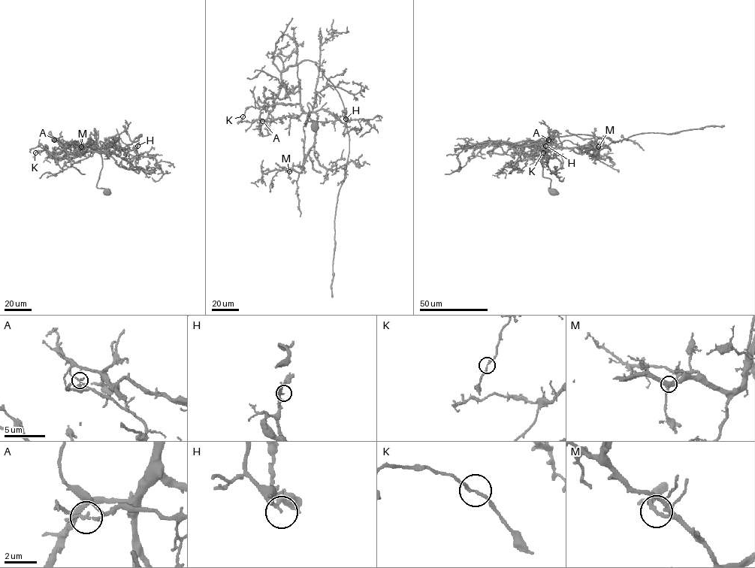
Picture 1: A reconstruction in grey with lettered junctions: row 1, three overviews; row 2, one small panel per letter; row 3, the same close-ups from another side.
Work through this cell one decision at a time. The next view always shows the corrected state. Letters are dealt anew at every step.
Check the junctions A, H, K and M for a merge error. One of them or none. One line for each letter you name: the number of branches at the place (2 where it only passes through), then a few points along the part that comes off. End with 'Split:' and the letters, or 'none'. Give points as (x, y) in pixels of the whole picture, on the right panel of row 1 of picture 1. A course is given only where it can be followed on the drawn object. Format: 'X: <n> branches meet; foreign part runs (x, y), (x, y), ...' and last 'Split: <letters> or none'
A: 2 branches meet; foreign part runs (548, 140), (499, 143), (487, 152), (505, 154), (513, 145), (543, 137), (580, 134), (617, 141), (724, 125)
Split: A

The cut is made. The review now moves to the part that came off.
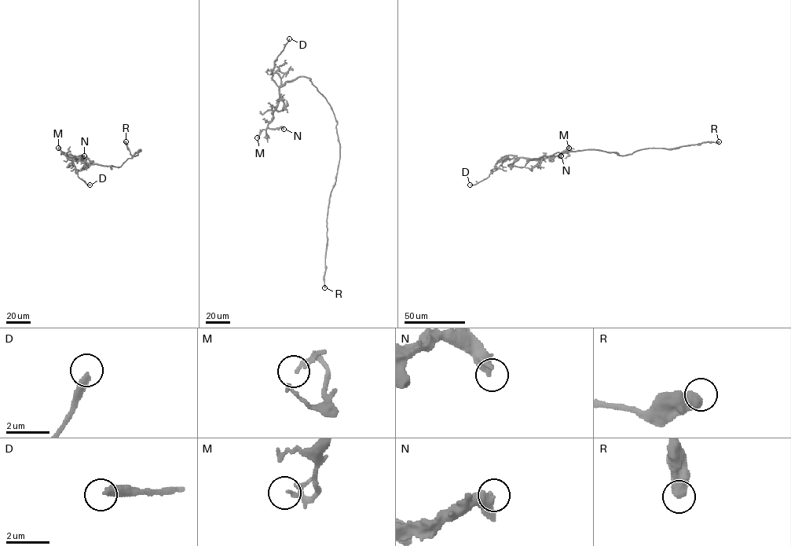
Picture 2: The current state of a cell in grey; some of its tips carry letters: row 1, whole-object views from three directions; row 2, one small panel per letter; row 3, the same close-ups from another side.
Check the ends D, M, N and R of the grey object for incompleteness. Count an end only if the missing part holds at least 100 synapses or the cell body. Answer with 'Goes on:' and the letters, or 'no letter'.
Goes on: D

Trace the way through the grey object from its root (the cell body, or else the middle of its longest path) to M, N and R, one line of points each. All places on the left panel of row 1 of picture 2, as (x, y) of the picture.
M: (137, 152), (120, 166), (111, 165), (111, 168), (109, 166), (87, 163), (80, 157), (71, 158), (58, 148)
N: (137, 152), (120, 166), (111, 165), (111, 168), (68, 155), (84, 155)
R: (137, 152), (132, 155), (126, 141)

